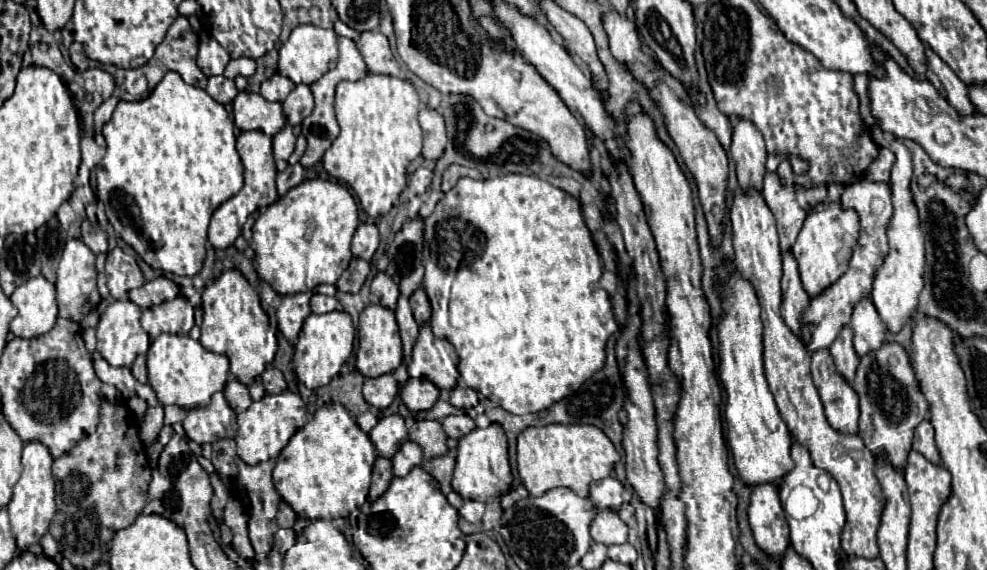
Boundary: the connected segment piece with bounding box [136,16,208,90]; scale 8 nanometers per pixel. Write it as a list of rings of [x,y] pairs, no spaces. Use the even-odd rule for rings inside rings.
[[[178,16],[170,26],[164,42],[156,48],[152,60],[136,70],[136,76],[144,76],[148,80],[148,90],[152,90],[166,72],[178,72],[184,82],[206,88],[206,76],[196,66],[198,54],[198,34],[192,30],[186,16]],[[142,70],[142,72],[140,72]]]

